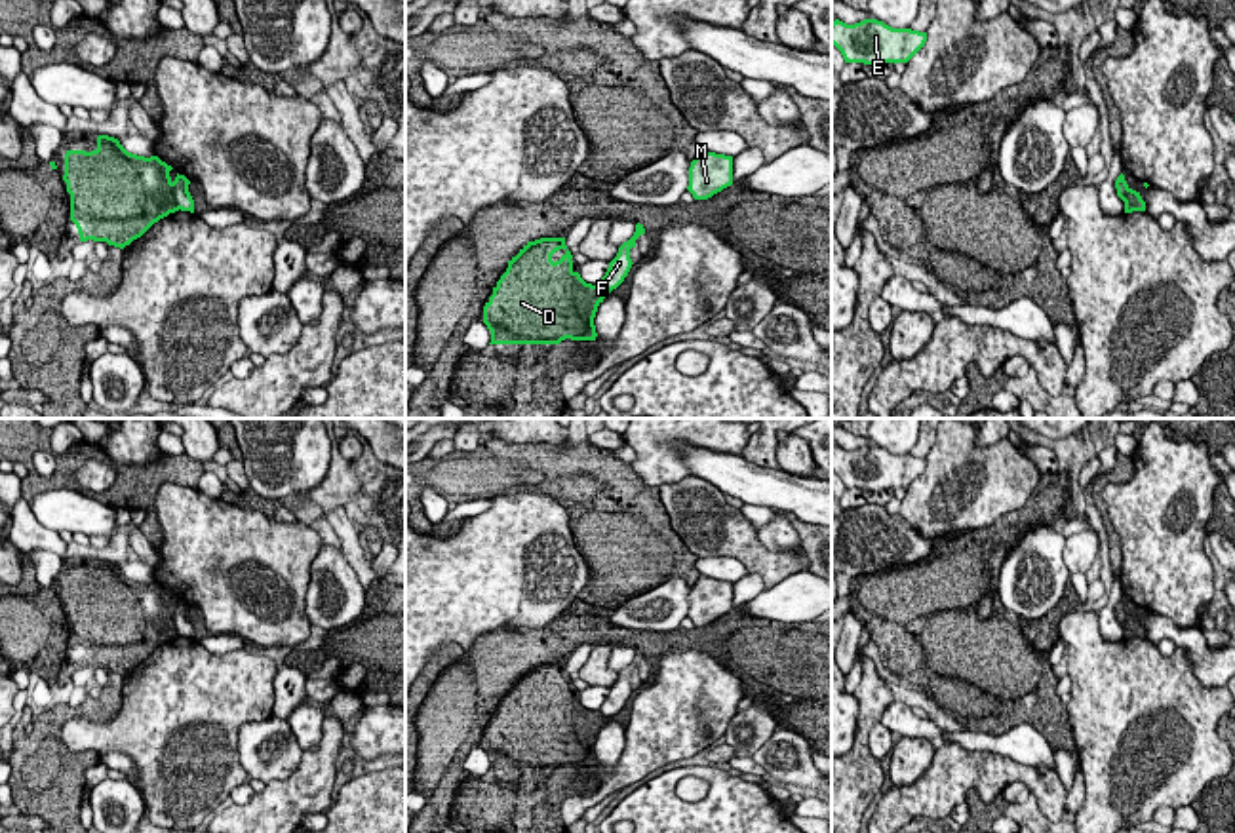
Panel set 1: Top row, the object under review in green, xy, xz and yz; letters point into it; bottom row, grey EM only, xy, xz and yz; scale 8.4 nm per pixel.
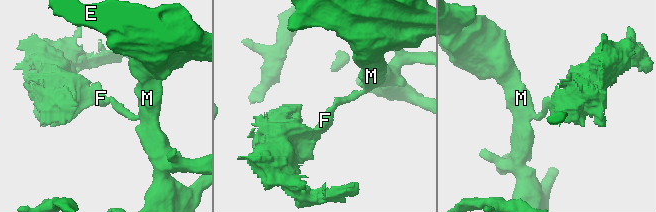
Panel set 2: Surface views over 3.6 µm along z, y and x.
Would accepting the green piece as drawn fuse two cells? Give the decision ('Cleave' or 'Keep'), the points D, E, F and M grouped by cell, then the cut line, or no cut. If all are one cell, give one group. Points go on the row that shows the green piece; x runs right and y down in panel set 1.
Cleave. Groups: D / E F M. Split along xy (170, 183), (174, 202), (179, 208)

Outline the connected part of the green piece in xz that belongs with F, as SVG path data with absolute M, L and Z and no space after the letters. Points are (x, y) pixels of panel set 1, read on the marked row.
M637 223L634 236L618 247L617 257L609 262L609 268L607 268L605 276L601 278L601 281L599 281L599 285L607 293L617 289L624 281L624 278L628 276L628 272L634 264L632 259L630 259L630 249L636 247L636 240L641 234L645 234L645 228L643 228L643 224Z

